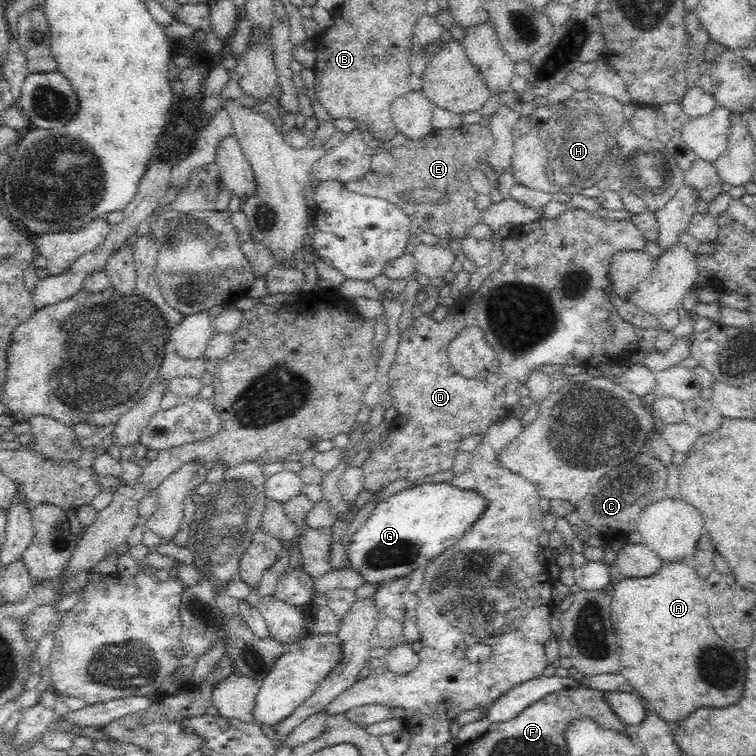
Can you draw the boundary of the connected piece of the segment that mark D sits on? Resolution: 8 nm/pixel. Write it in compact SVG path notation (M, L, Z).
M568 208L562 210L562 214L558 217L552 217L551 220L542 218L536 222L520 225L515 228L513 233L503 240L501 245L504 256L506 256L506 263L502 265L499 270L496 270L496 272L490 273L481 286L472 293L472 296L460 300L459 305L459 307L462 308L462 312L464 312L462 316L466 316L466 319L464 319L465 324L481 328L488 345L494 349L496 358L499 360L497 371L484 379L464 378L452 367L447 358L447 346L454 340L454 324L450 324L450 320L447 320L448 316L446 316L446 319L443 319L441 323L439 323L438 320L434 320L431 316L424 314L415 318L413 323L407 326L406 330L404 330L400 336L396 356L388 374L389 387L387 393L389 394L389 400L387 405L394 406L398 414L391 421L389 434L386 436L385 440L379 442L376 448L372 448L368 453L363 455L364 459L361 467L365 477L364 489L368 492L376 493L380 491L381 487L388 487L398 479L413 482L418 479L424 479L427 476L432 476L432 474L436 474L437 472L446 472L446 470L452 469L452 462L454 462L454 458L456 458L461 440L464 440L466 436L484 435L486 430L488 430L496 420L508 418L508 412L513 410L512 406L518 402L518 397L515 395L517 384L526 382L527 377L530 376L530 372L534 371L536 367L550 364L562 364L563 367L582 366L585 368L590 366L597 367L598 364L614 365L615 363L622 363L632 352L636 352L636 350L639 349L638 343L640 339L644 337L645 331L643 328L636 327L632 323L624 320L614 305L610 303L608 294L613 290L610 284L610 268L613 256L616 252L629 250L642 251L644 250L644 246L646 246L646 242L640 230L633 224L631 217L625 220L604 220L601 219L596 212L584 211L584 209Z

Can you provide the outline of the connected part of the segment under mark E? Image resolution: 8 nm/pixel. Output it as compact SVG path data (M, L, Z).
M478 123L461 124L452 129L433 129L424 138L406 139L404 144L389 150L395 160L395 167L388 176L364 176L344 185L348 191L383 198L402 209L412 222L412 235L418 237L430 233L443 243L463 238L481 222L483 216L476 208L476 191L468 181L468 172L487 162L488 149L494 143L490 129Z

